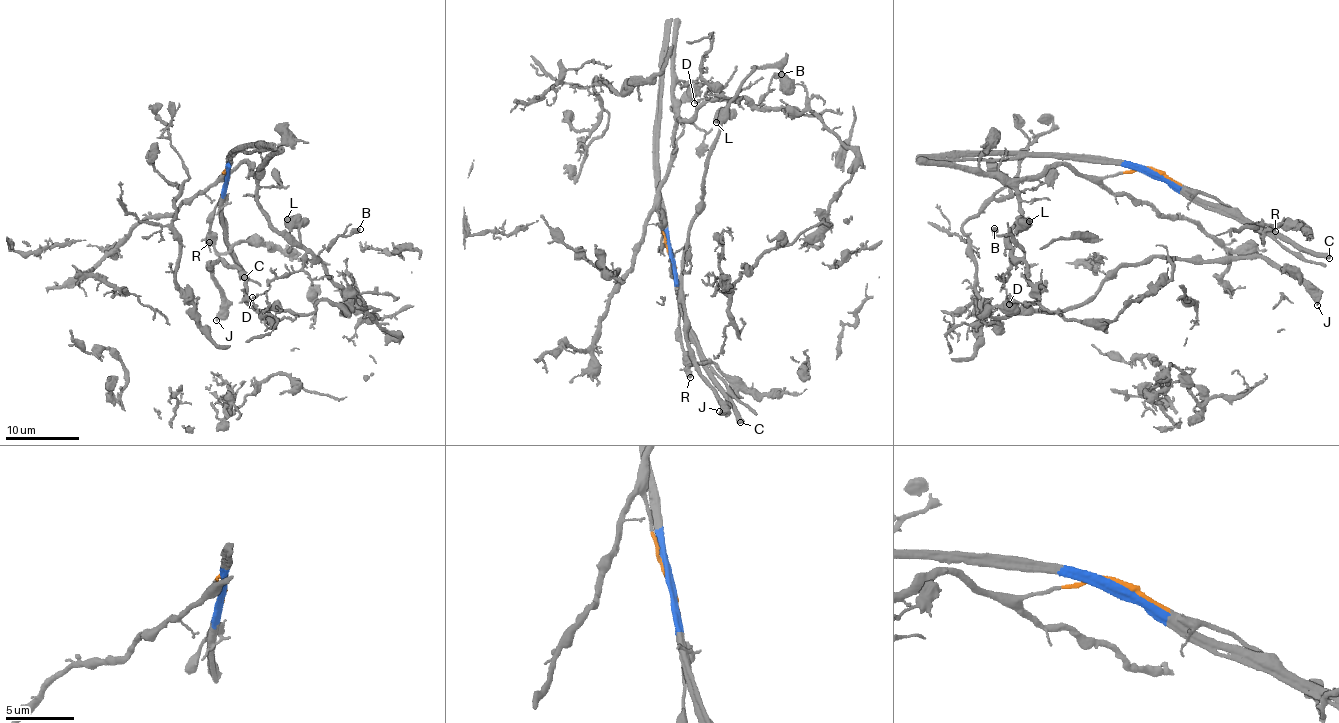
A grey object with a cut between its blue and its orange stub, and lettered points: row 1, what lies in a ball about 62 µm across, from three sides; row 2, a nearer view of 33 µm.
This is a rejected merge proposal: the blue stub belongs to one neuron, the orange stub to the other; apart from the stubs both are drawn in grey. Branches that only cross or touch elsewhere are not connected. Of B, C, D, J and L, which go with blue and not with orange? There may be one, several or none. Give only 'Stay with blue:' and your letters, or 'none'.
Stay with blue: C

